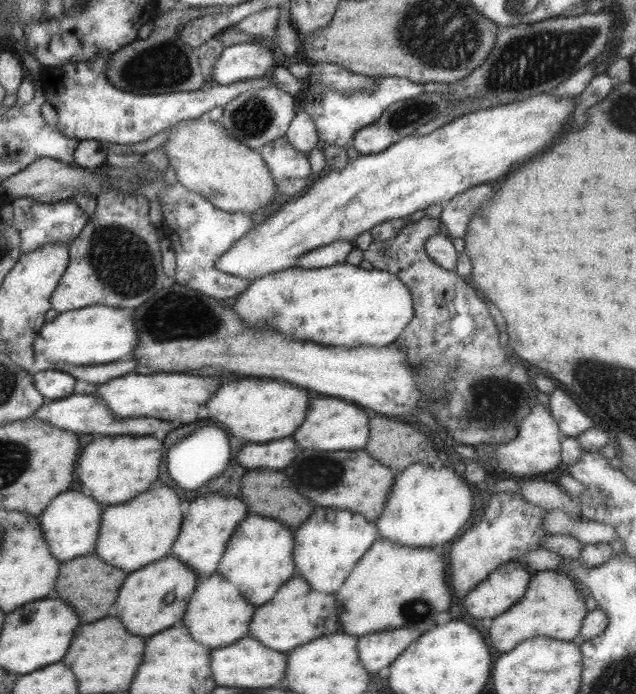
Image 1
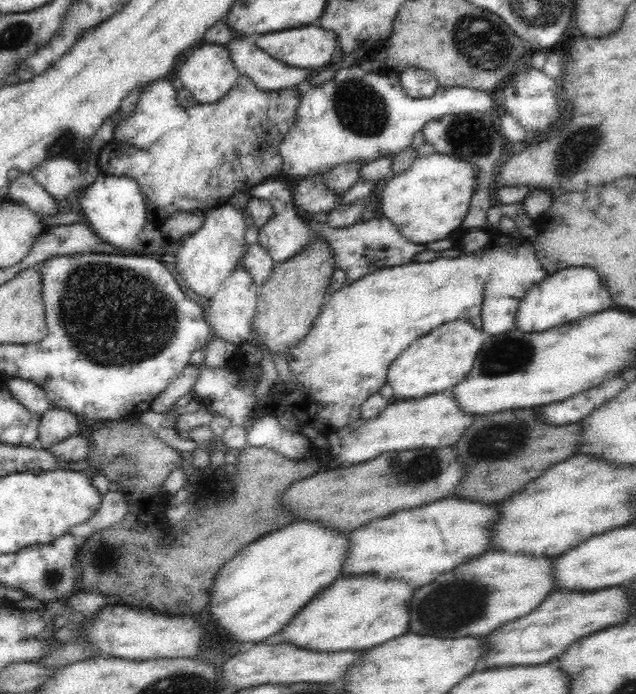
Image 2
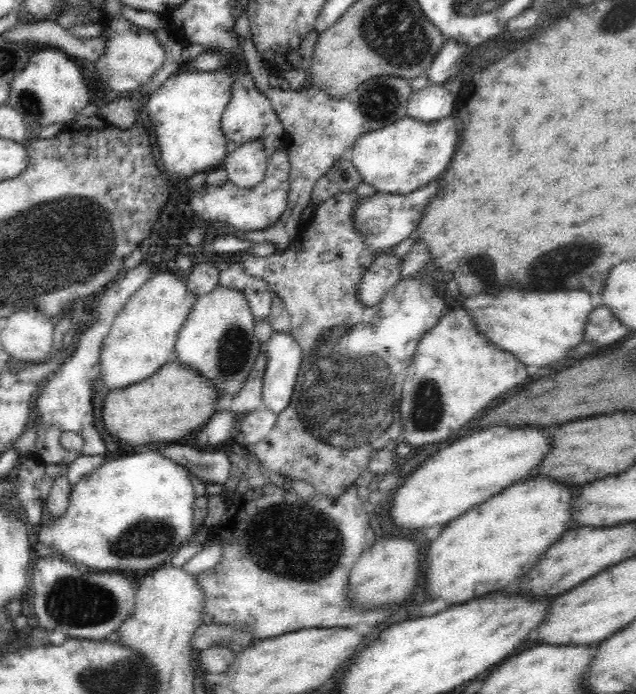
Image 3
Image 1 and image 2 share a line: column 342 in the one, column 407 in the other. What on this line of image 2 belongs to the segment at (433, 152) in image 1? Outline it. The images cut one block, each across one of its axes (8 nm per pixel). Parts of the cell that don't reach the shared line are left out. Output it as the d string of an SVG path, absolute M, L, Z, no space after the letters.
M431 151L419 154L406 170L387 179L381 196L383 216L392 221L400 235L410 242L431 245L434 240L448 239L451 233L458 231L460 222L468 214L471 196L477 186L476 170L472 163L449 154Z

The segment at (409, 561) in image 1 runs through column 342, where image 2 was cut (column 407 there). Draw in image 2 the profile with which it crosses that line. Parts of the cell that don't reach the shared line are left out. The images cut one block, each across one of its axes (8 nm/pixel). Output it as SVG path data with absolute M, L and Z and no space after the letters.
M381 574L342 575L307 602L278 636L300 648L318 652L366 650L406 634L412 596L414 590L397 578L382 578Z

